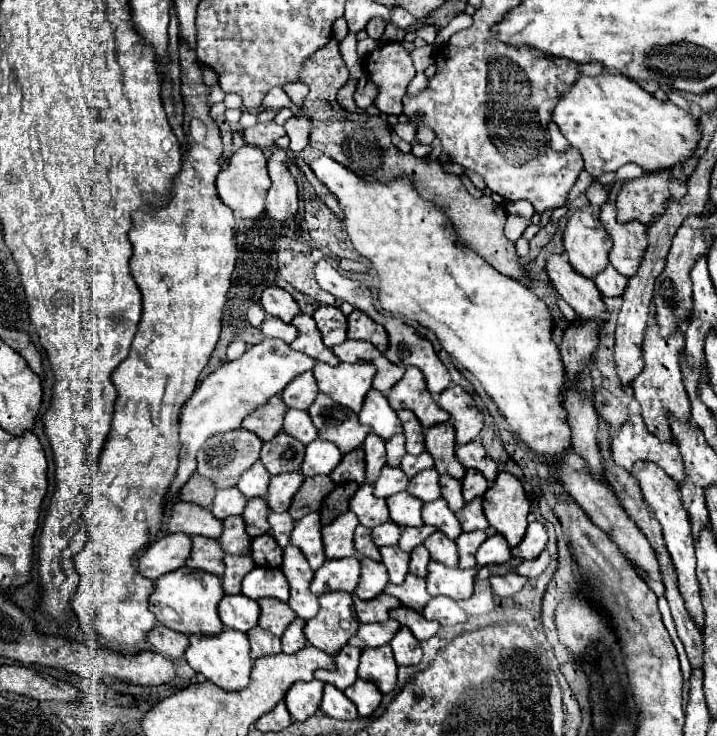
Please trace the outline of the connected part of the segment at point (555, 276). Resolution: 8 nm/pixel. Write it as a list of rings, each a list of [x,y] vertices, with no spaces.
[[[549,254],[545,270],[547,270],[547,276],[551,278],[557,294],[583,320],[599,318],[605,312],[605,304],[601,300],[599,290],[595,290],[593,280],[575,272],[567,258],[563,258],[561,254]]]

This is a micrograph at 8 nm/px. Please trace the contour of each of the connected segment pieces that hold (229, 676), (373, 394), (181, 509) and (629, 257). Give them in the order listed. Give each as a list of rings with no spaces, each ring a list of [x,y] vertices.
[[[225,628],[217,636],[191,636],[191,644],[185,652],[189,666],[203,674],[207,680],[223,690],[243,690],[249,682],[253,660],[249,656],[249,638],[245,632]]]
[[[377,390],[367,392],[363,408],[359,412],[359,422],[363,426],[369,426],[371,432],[375,432],[383,440],[389,440],[391,436],[401,432],[401,422],[395,410],[389,406],[387,398]]]
[[[175,502],[171,506],[169,518],[167,518],[167,532],[183,532],[187,536],[207,536],[207,538],[219,538],[223,530],[221,520],[217,520],[209,508],[201,508],[189,502]]]
[[[605,202],[601,206],[599,220],[613,240],[613,248],[609,252],[611,266],[615,266],[615,270],[619,270],[623,276],[629,278],[631,274],[635,274],[635,270],[639,266],[639,258],[643,258],[643,250],[647,248],[645,226],[637,220],[619,224],[615,220],[613,202]]]

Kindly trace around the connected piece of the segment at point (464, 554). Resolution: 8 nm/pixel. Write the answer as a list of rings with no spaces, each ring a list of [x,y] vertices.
[[[473,530],[473,532],[463,532],[457,538],[457,548],[459,548],[459,568],[471,568],[477,566],[475,562],[475,552],[477,548],[487,540],[487,532],[483,530]]]

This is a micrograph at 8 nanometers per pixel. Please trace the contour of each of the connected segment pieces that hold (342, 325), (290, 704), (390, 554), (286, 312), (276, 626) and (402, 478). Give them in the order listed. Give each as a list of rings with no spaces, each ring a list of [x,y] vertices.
[[[319,306],[313,314],[317,328],[323,336],[323,344],[327,348],[333,348],[341,342],[345,342],[347,338],[347,318],[343,316],[343,312],[335,306]]]
[[[311,680],[311,682],[295,682],[291,690],[285,694],[287,710],[295,720],[307,720],[311,718],[323,698],[323,682]]]
[[[383,546],[381,556],[389,572],[389,582],[401,584],[409,572],[409,554],[399,550],[399,546]]]
[[[267,286],[261,294],[261,300],[259,300],[261,308],[271,314],[271,316],[277,316],[281,318],[283,322],[291,322],[293,316],[299,314],[299,306],[297,302],[293,300],[293,296],[279,288],[279,286]]]
[[[261,598],[257,600],[261,606],[261,616],[259,616],[259,626],[269,630],[275,636],[281,636],[285,628],[295,620],[295,612],[289,608],[289,604],[279,602],[275,598]]]
[[[383,466],[379,480],[375,482],[375,496],[377,498],[389,498],[397,492],[403,492],[407,488],[409,478],[403,474],[401,468]]]

